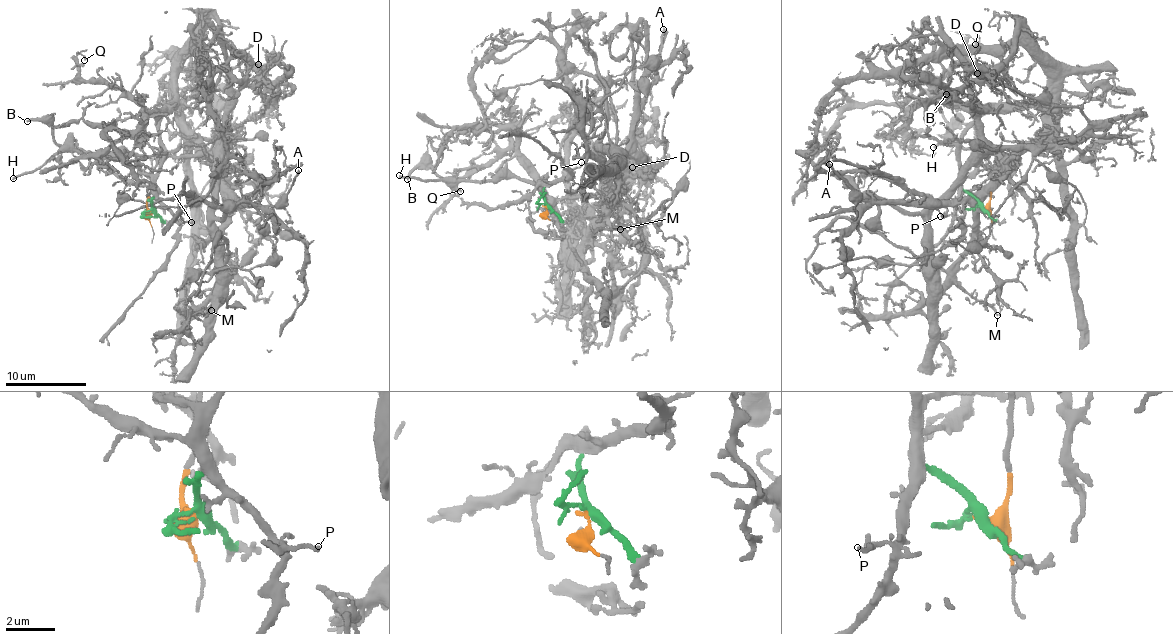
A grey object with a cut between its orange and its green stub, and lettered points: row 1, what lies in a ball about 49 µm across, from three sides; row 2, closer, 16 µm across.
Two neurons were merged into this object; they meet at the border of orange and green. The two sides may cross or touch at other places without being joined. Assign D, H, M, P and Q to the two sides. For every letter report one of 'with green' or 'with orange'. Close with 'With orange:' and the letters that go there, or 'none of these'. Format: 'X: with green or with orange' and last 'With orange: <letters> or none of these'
D: with green
H: with orange
M: with green
P: with green
Q: with green
With orange: H

